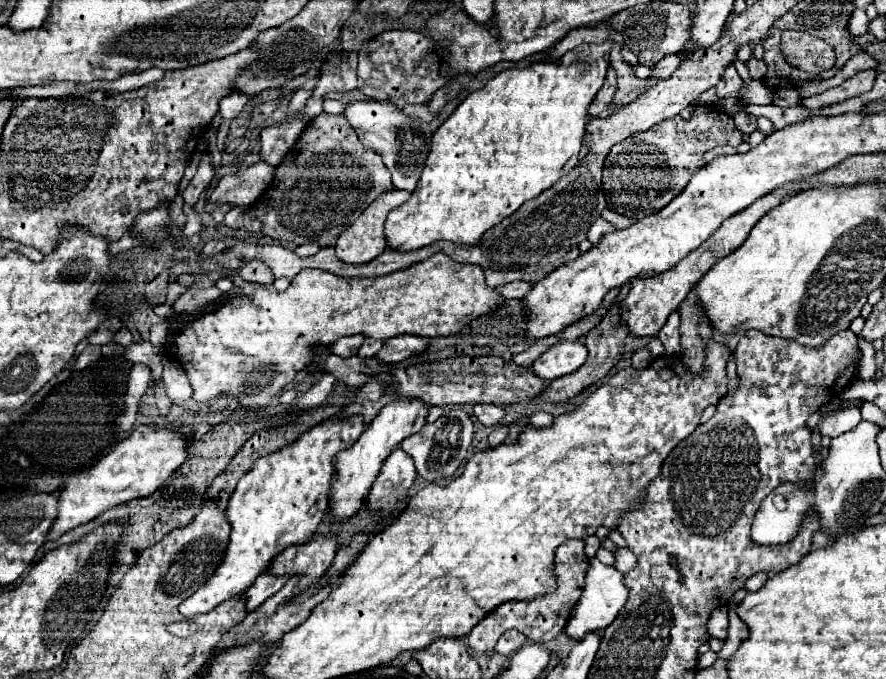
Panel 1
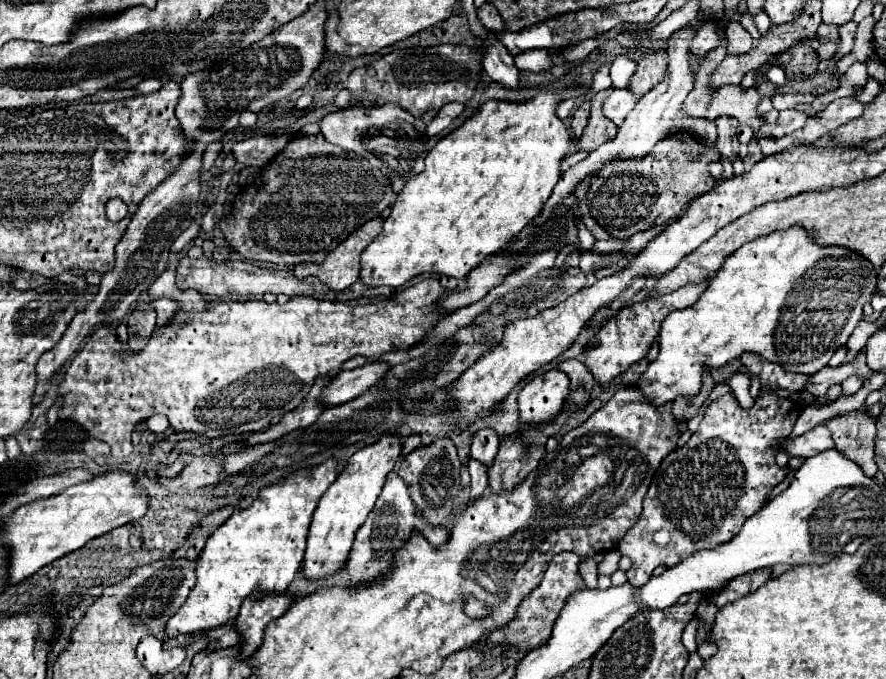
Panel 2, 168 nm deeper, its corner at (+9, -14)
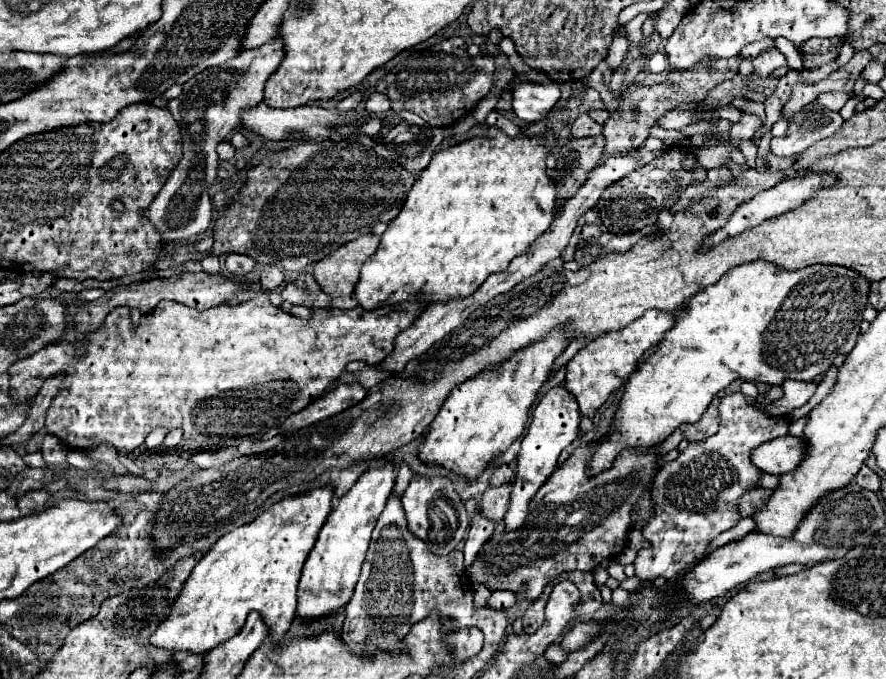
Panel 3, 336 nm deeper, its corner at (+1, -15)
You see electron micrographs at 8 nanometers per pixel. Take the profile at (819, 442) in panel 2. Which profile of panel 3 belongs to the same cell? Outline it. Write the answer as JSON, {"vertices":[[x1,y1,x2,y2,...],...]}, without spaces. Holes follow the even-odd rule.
{"vertices":[[777,437,773,441,767,441,759,445,751,461,755,467,759,467,765,473,773,475,783,475,799,467,803,459,807,457,807,443,801,437]]}

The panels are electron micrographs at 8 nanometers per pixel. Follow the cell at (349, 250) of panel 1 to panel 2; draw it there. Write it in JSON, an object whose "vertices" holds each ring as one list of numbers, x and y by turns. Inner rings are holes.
{"vertices":[[373,218,361,230,353,232,345,242,341,242,335,250,331,250,321,266,313,262,301,263,295,266,297,276,315,276,333,292,341,292,359,280,359,258,367,244,381,232,381,220]]}

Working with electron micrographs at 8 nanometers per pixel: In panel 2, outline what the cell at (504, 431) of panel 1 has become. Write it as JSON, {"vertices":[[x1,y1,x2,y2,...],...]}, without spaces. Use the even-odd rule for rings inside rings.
{"vertices":[[469,460,469,474,471,474,471,494,469,500,479,498,479,494,485,494,487,488,487,468,477,462,477,460]]}

